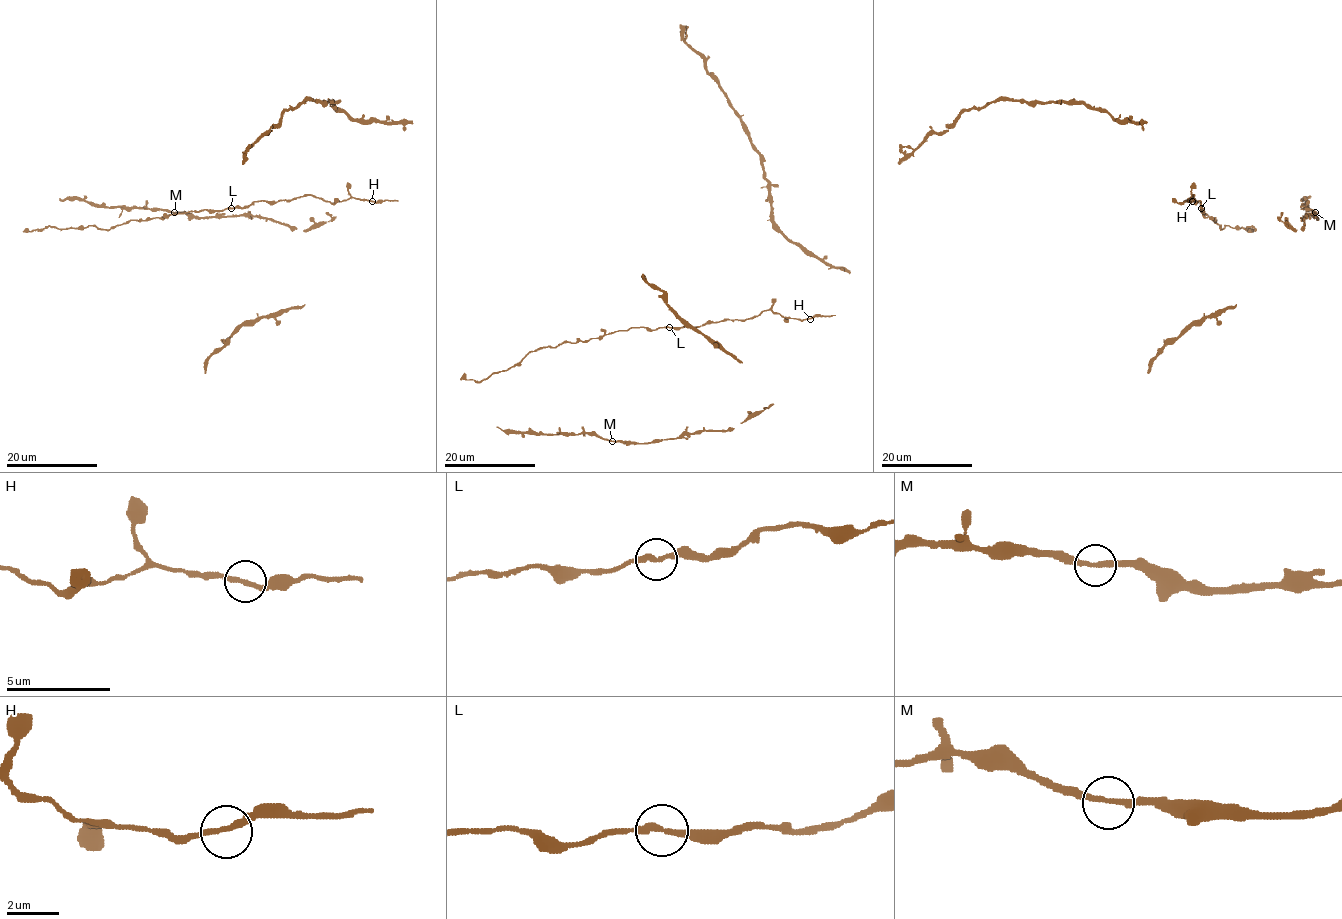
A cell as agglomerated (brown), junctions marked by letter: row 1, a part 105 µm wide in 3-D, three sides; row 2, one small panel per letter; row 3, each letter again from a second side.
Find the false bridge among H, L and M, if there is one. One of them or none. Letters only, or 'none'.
none

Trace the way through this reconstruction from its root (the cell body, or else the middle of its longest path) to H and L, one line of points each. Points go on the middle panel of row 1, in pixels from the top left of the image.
H: (586, 341), (630, 328), (695, 327), (716, 321), (751, 319), (767, 310), (794, 319), (810, 319)
L: (586, 341), (630, 328), (669, 327)

